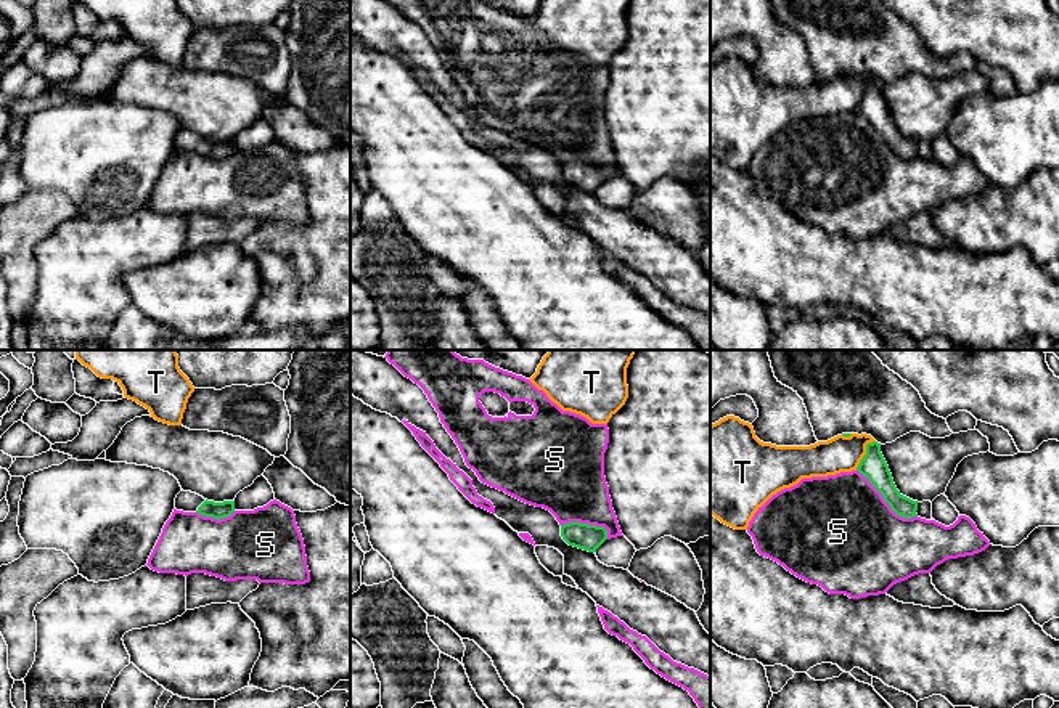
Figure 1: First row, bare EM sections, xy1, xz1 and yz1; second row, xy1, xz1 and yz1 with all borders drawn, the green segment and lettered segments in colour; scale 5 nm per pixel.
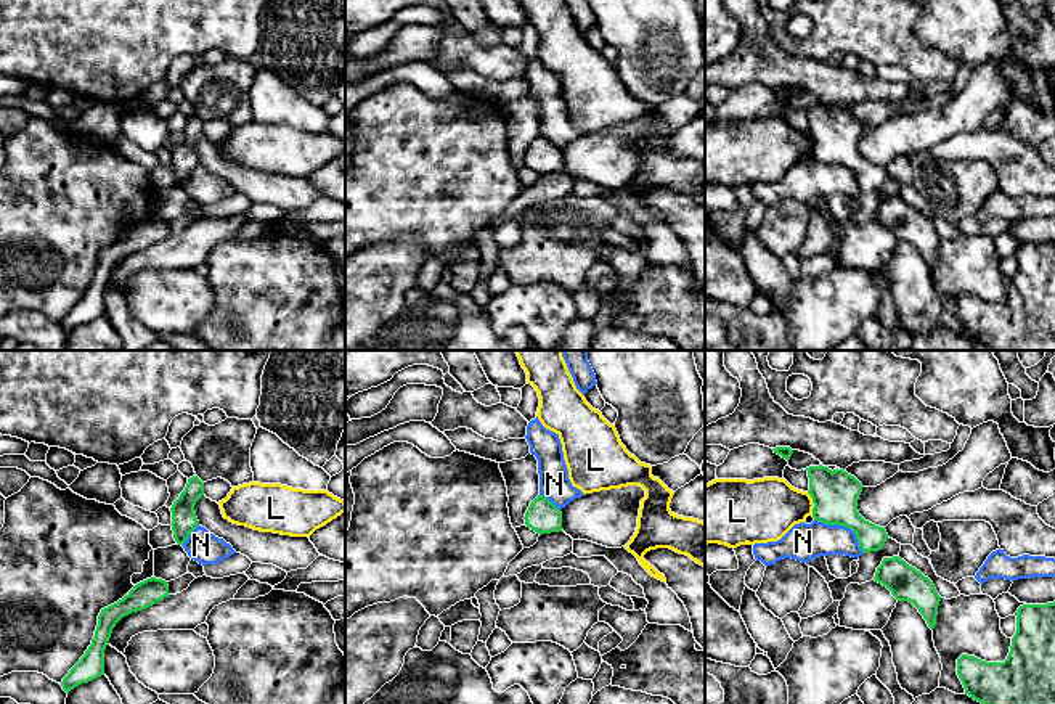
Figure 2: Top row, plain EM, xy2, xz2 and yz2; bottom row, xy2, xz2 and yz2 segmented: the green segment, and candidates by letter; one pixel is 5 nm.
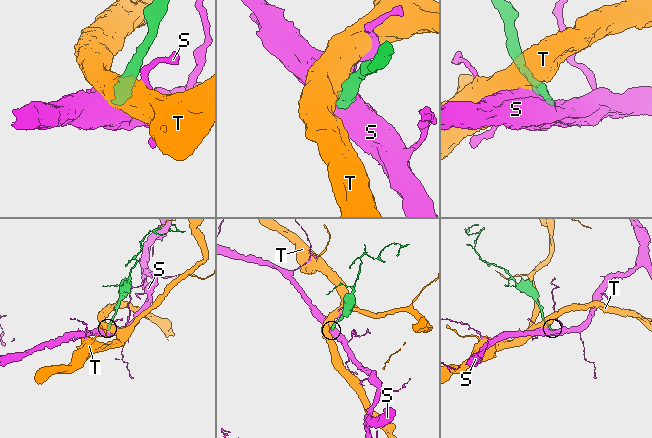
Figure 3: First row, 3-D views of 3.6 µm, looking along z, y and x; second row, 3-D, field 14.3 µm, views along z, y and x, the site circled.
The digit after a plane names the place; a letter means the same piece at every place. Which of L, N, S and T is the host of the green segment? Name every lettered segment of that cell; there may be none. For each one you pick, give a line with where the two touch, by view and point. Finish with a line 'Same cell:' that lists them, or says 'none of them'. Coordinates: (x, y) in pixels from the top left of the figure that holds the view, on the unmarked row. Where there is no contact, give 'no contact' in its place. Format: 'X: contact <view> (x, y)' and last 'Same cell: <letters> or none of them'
Same cell: none of them

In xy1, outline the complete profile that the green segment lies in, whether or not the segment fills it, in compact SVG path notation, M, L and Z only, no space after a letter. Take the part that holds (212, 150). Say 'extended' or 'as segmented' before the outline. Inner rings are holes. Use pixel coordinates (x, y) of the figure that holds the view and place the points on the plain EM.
extended; M180 132L175 138L175 149L198 153L204 157L225 159L235 153L235 141L214 143L191 132Z

